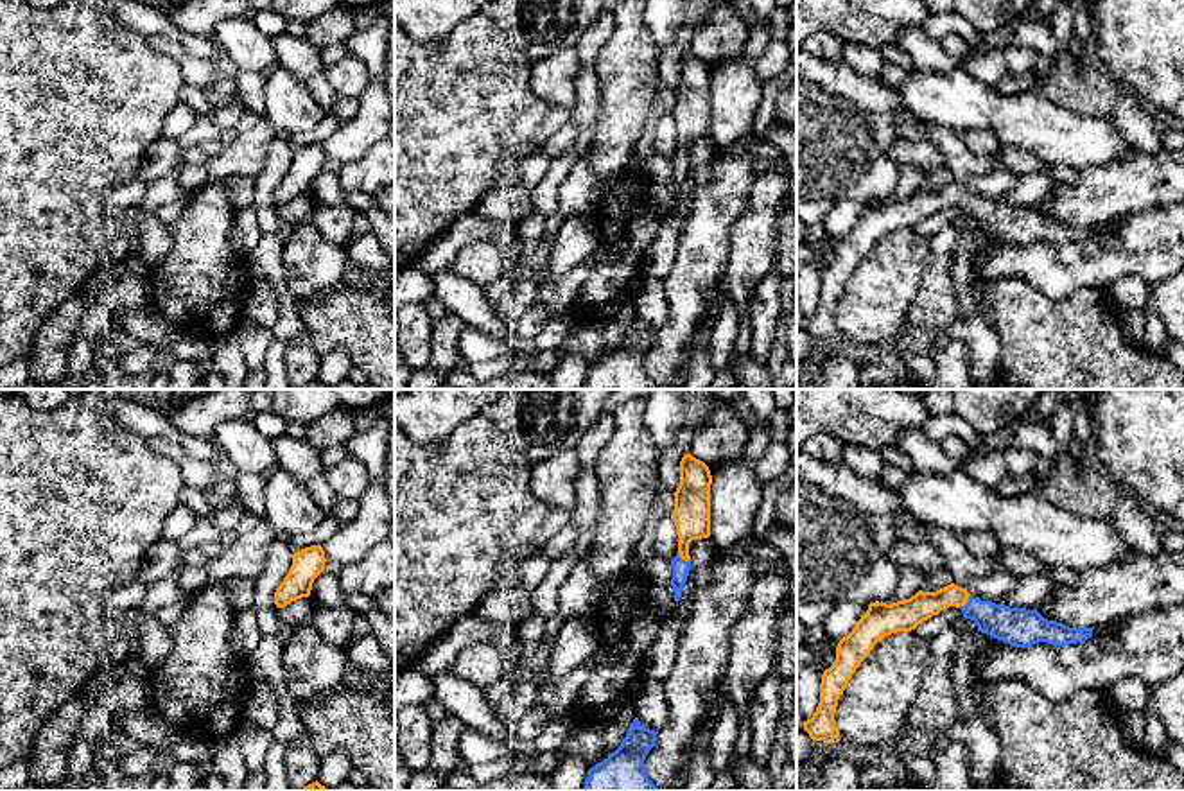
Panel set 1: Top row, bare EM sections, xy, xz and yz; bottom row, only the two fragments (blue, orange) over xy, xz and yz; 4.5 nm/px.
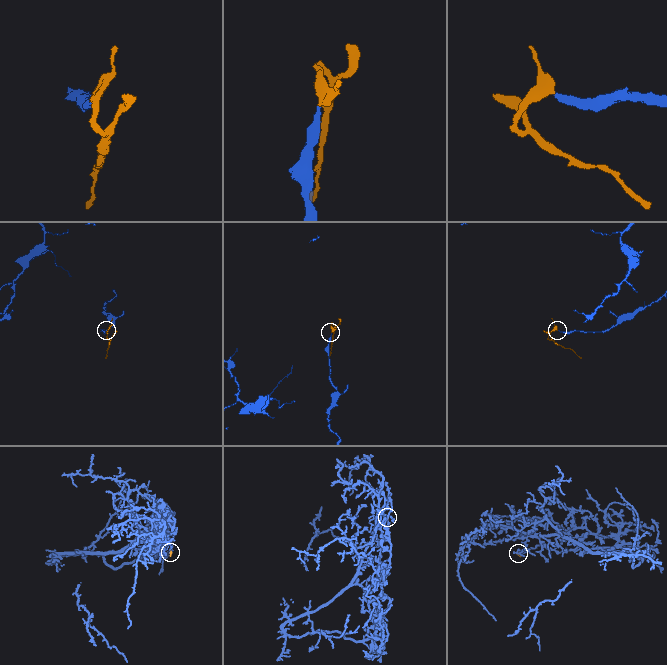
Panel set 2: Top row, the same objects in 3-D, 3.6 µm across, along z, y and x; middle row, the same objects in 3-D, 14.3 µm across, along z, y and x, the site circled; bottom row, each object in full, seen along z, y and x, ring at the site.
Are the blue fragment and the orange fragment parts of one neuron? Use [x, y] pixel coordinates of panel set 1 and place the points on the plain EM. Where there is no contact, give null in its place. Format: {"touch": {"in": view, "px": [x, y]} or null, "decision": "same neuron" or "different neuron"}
{"touch": {"in": "yz", "px": [967, 201]}, "decision": "same neuron"}

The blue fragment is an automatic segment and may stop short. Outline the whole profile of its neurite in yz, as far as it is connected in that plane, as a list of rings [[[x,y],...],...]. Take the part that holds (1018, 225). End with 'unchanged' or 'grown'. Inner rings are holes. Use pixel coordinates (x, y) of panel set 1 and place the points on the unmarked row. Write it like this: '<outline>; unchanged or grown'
[[[954,181],[936,190],[918,188],[910,197],[892,203],[883,199],[870,201],[852,230],[838,240],[836,258],[822,273],[820,301],[813,316],[804,319],[804,328],[809,335],[823,341],[832,341],[840,335],[834,319],[838,298],[877,240],[892,231],[915,228],[949,204],[960,206],[965,217],[976,221],[978,230],[1015,246],[1028,246],[1039,240],[1053,244],[1076,242],[1087,239],[1094,228],[1069,226],[1062,221],[1048,219],[1037,208],[981,199]]]; grown

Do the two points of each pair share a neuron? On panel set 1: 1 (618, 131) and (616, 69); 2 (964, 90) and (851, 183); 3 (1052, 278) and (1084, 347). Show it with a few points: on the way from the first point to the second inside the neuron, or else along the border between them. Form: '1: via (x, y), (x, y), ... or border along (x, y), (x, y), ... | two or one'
1: via (618, 115), (618, 85) | one
2: via (926, 97), (897, 97), (851, 146) | one
3: border along (1023, 280), (1055, 300), (1084, 287), (1102, 291) | two

